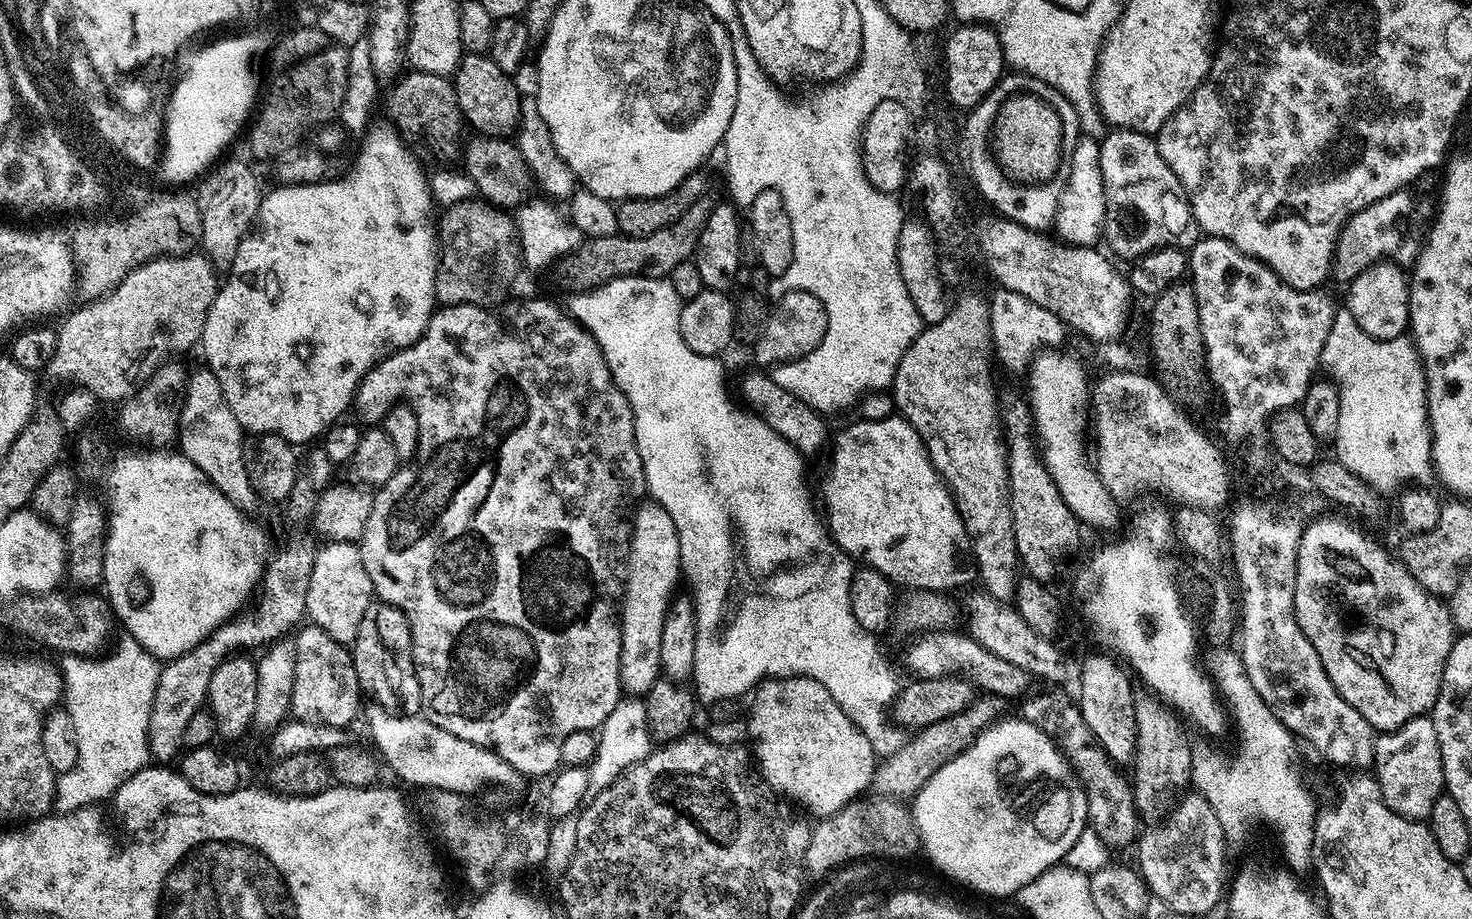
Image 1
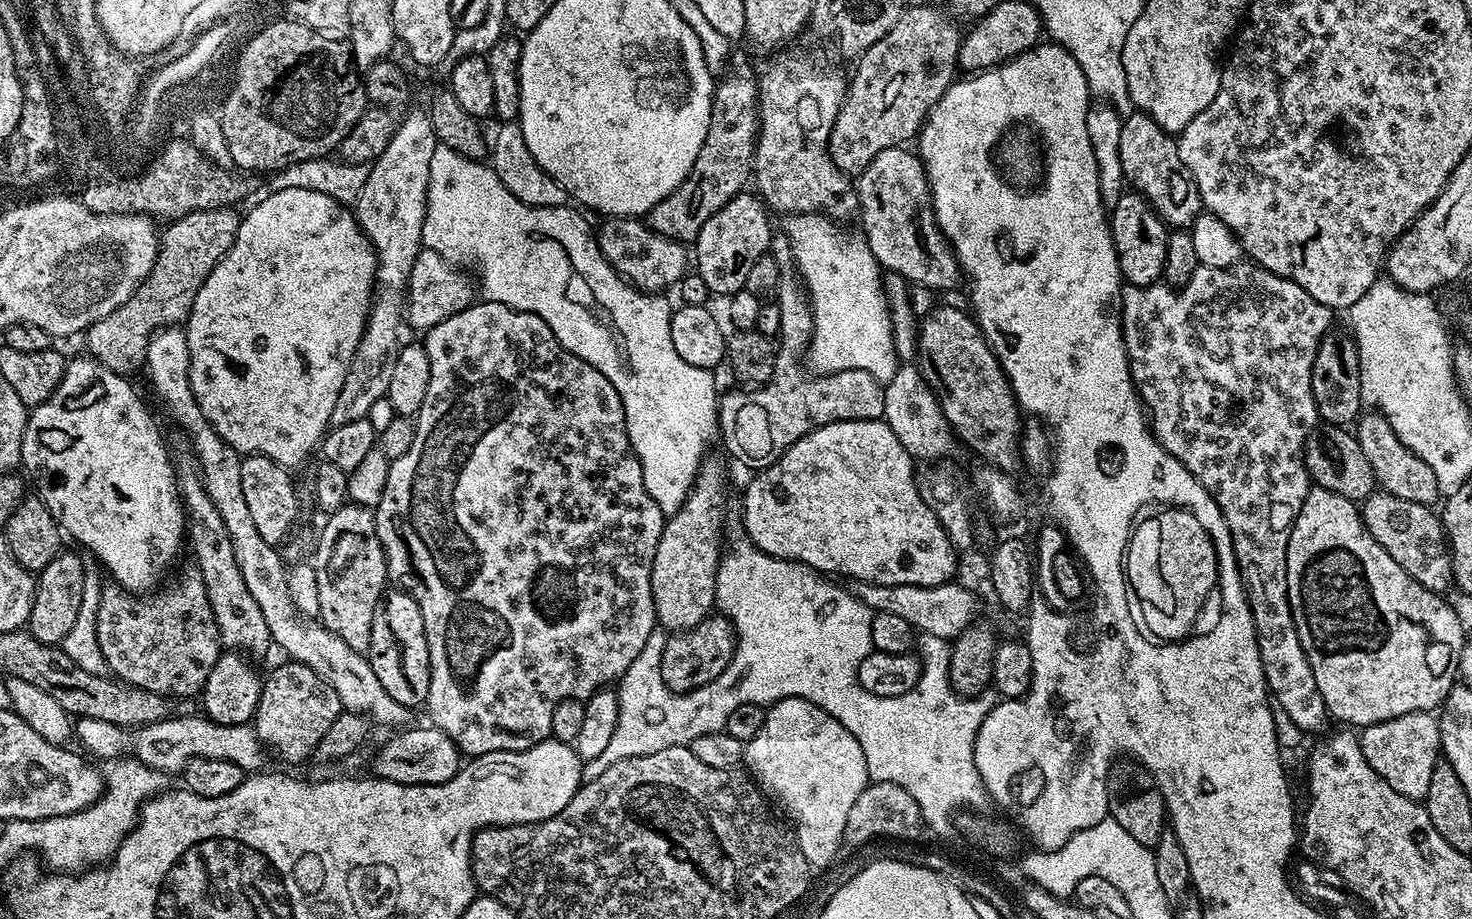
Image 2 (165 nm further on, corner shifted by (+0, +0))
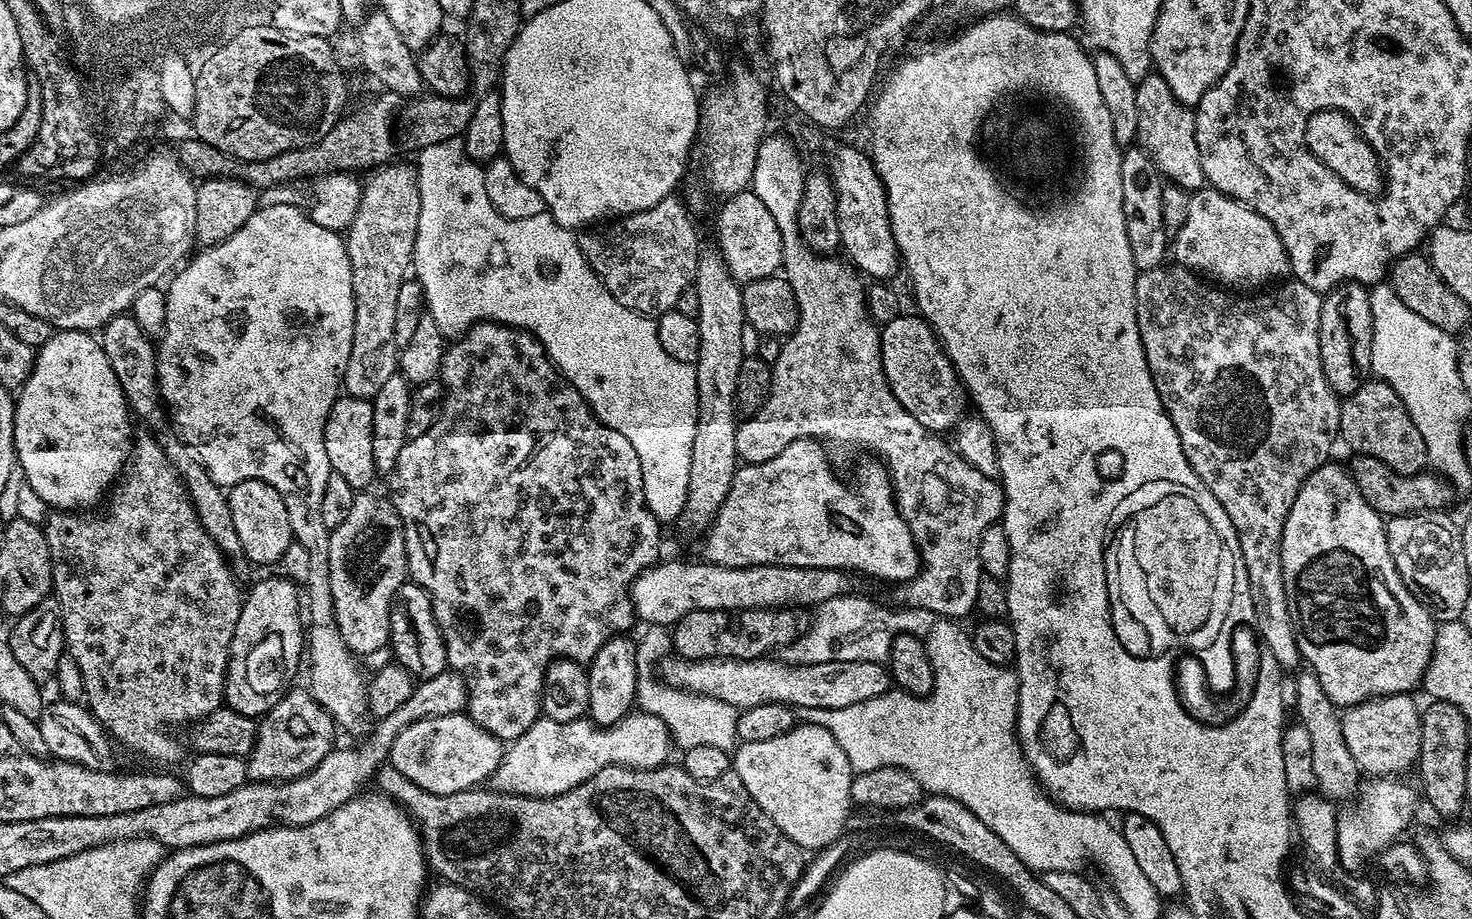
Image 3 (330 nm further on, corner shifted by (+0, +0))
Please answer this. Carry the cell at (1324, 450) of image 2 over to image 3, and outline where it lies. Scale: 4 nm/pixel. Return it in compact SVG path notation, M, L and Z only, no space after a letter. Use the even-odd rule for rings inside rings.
M1353 455L1351 459L1350 471L1362 498L1366 498L1368 505L1379 512L1381 517L1401 516L1411 512L1434 512L1449 507L1447 504L1452 500L1453 489L1447 480L1431 471L1419 472L1417 476L1403 476L1390 470L1386 462L1378 462L1378 458Z

